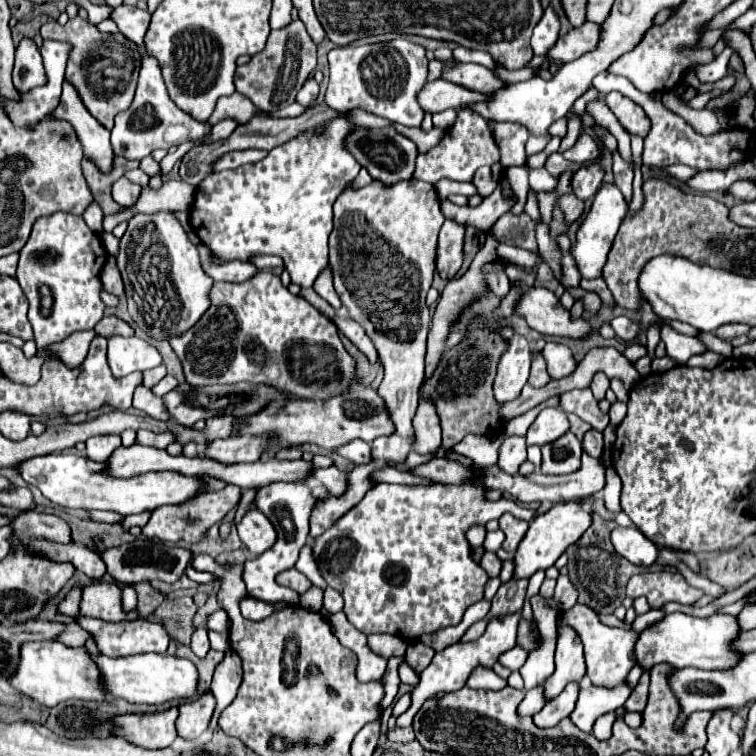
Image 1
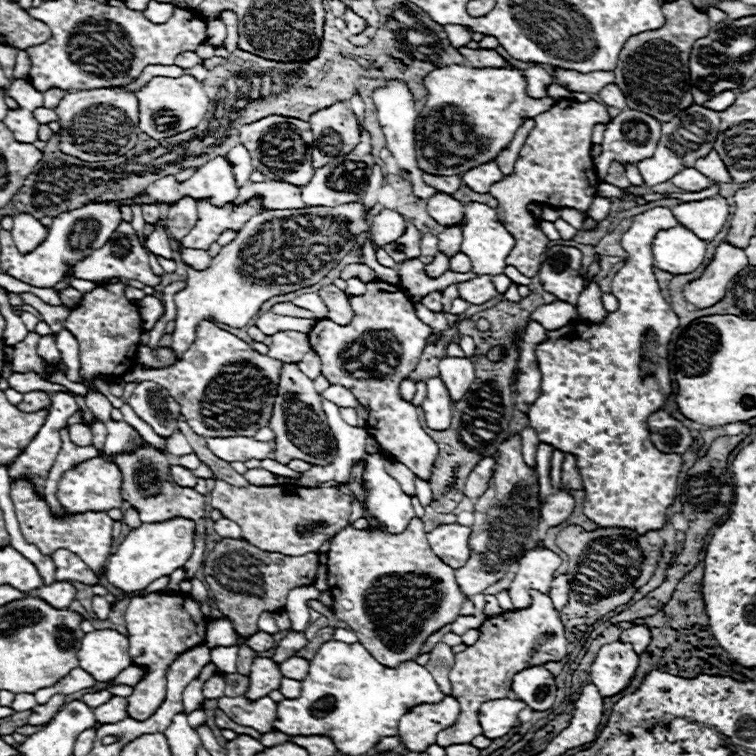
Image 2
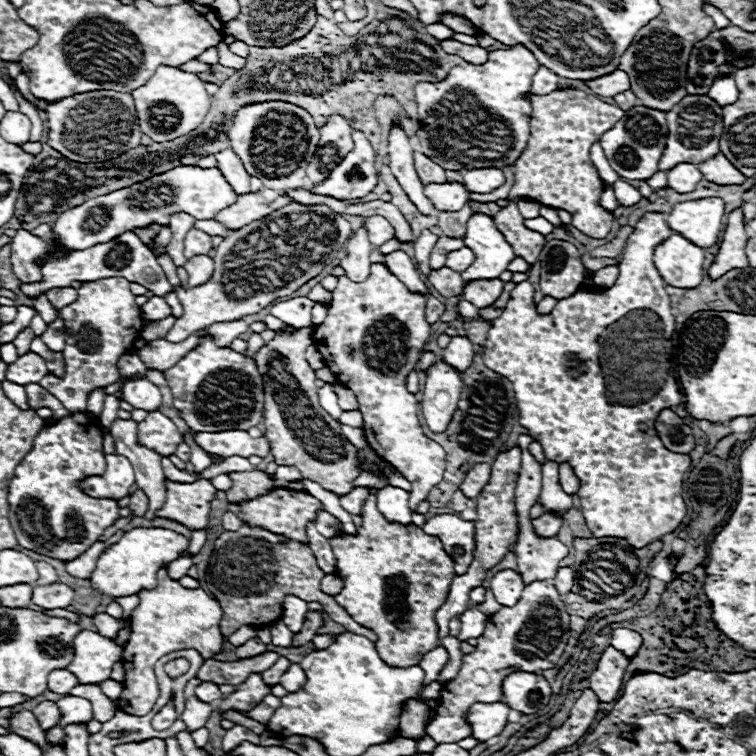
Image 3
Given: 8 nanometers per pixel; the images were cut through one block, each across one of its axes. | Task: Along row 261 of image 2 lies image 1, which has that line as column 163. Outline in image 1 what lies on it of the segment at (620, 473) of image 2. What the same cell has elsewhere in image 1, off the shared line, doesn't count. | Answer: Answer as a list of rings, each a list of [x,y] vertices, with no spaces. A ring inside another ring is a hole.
[[[78,618],[80,626],[88,630],[106,656],[132,656],[144,652],[166,652],[170,636],[158,622],[102,622],[96,618]]]

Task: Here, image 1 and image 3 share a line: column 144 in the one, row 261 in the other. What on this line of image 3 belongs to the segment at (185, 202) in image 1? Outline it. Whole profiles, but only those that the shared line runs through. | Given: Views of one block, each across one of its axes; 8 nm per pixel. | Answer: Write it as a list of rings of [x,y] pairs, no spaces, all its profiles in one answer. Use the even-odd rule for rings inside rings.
[[[194,256],[184,264],[188,272],[188,286],[198,286],[206,282],[214,272],[214,260],[210,256]]]

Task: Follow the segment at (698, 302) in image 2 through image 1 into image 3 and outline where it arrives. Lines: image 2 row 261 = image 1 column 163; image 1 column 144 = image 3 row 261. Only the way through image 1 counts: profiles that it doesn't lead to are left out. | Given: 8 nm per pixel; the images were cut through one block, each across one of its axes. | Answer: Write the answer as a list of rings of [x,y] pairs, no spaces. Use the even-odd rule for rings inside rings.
[[[736,210],[728,218],[728,226],[724,230],[720,252],[716,254],[712,266],[708,268],[710,280],[720,278],[734,268],[746,268],[748,266],[748,258],[744,252],[746,240],[748,240],[748,234],[746,234],[746,224],[742,220],[742,210]]]

